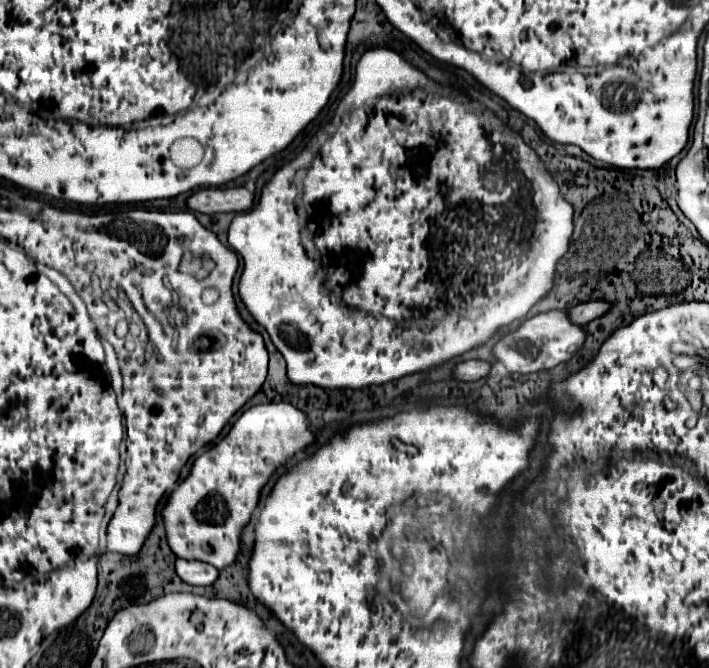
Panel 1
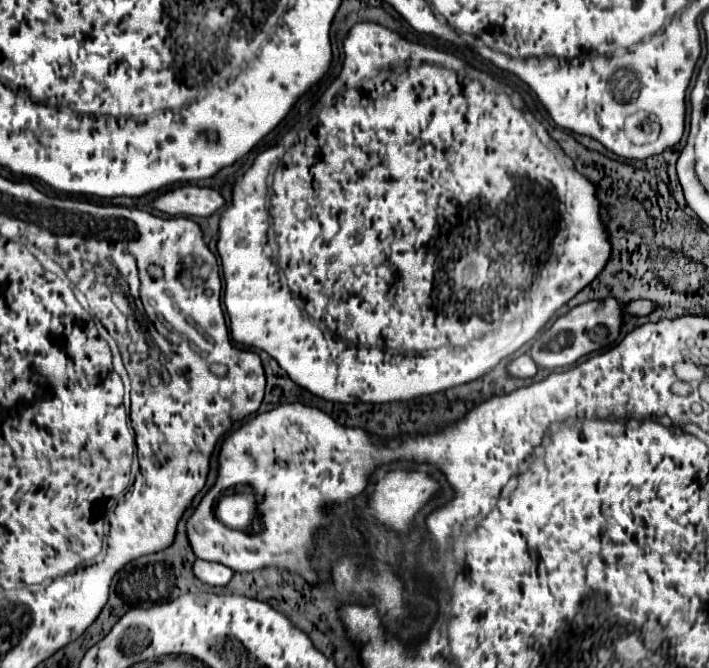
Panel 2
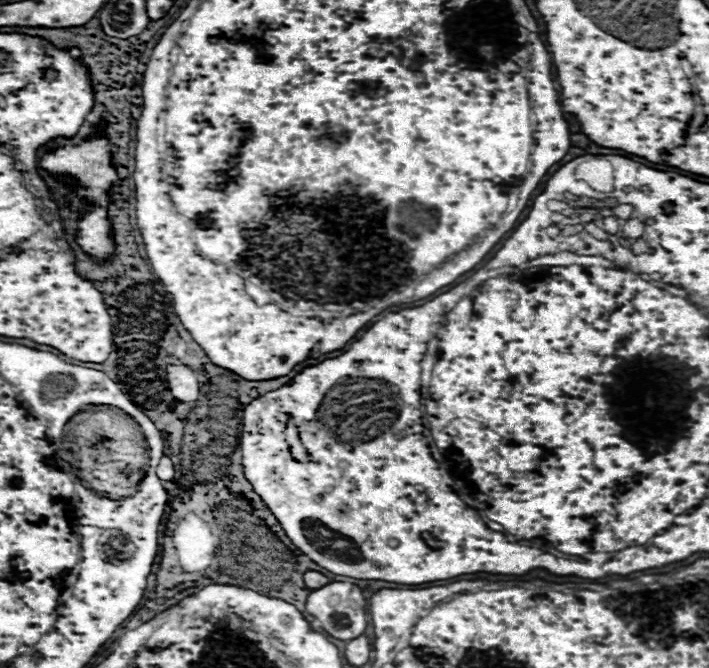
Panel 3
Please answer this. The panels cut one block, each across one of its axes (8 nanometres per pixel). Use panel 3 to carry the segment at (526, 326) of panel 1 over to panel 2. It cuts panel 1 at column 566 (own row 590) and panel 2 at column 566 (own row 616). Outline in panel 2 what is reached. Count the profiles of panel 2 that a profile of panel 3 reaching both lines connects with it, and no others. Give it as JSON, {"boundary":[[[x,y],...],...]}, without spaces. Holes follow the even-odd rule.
{"boundary":[[[616,298],[590,300],[586,304],[572,308],[566,316],[560,316],[552,324],[552,328],[548,328],[542,336],[536,338],[530,356],[540,368],[558,368],[558,366],[570,366],[578,362],[582,356],[608,348],[620,336],[620,328],[624,324],[622,308],[624,306]]]}

